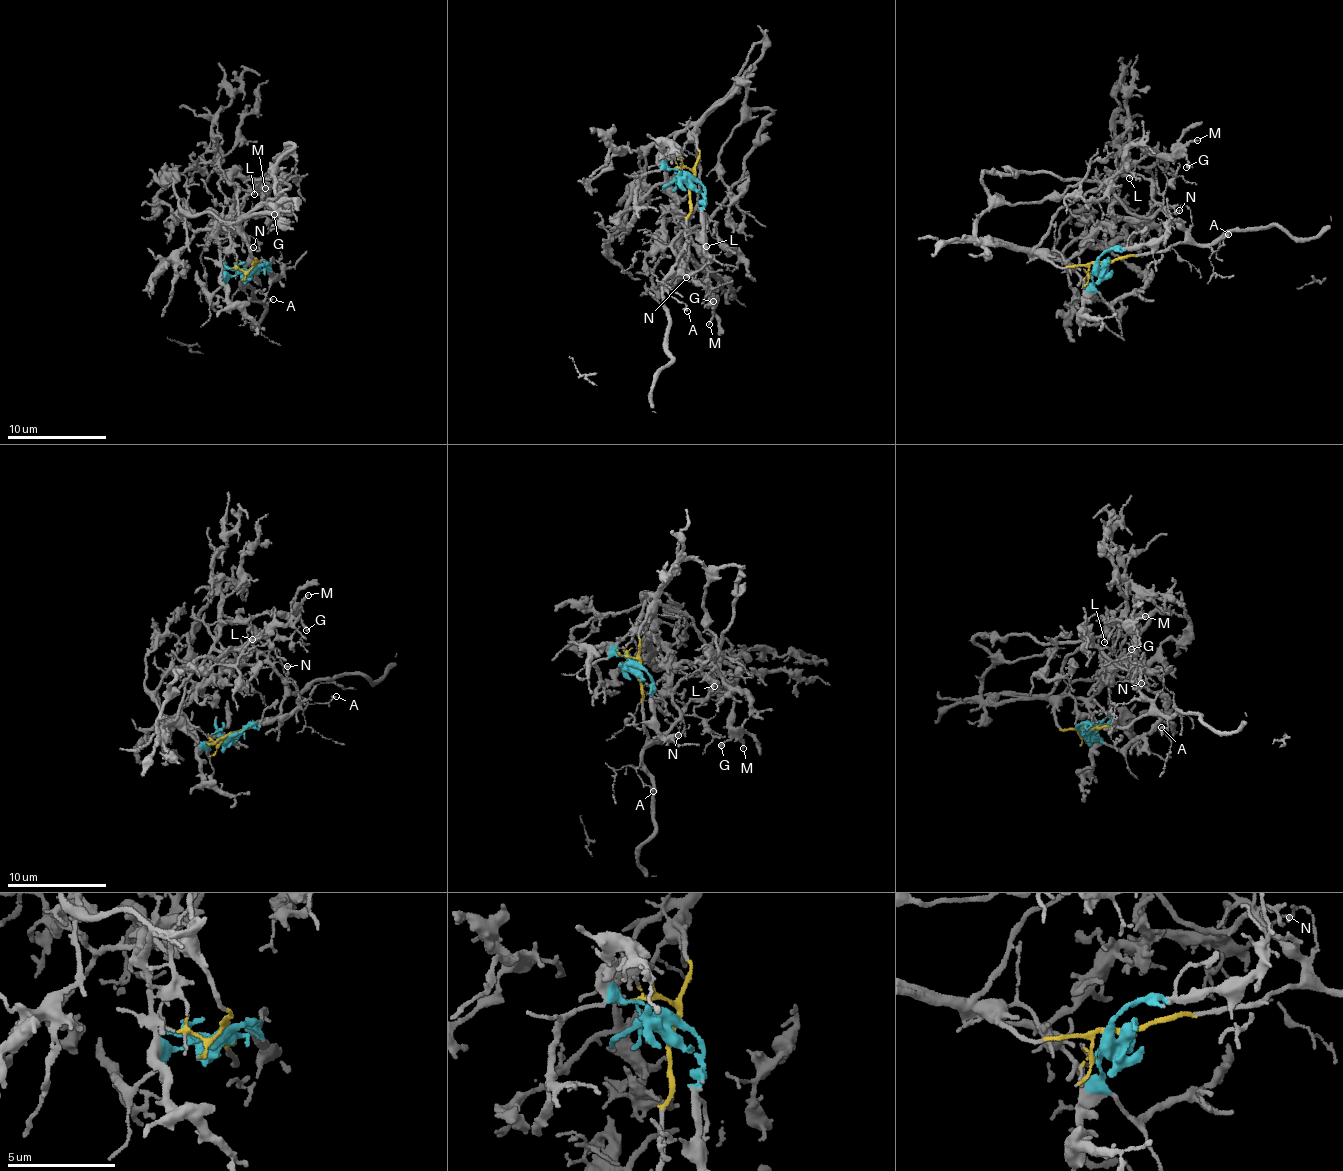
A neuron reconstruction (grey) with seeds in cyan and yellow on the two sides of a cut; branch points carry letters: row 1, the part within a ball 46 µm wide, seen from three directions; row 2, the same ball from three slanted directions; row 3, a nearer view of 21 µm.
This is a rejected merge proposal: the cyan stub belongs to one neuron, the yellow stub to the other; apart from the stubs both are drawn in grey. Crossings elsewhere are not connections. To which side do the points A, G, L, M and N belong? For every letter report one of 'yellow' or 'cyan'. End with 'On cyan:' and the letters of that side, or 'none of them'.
A: yellow
G: cyan
L: cyan
M: cyan
N: yellow
On cyan: G, L, M

